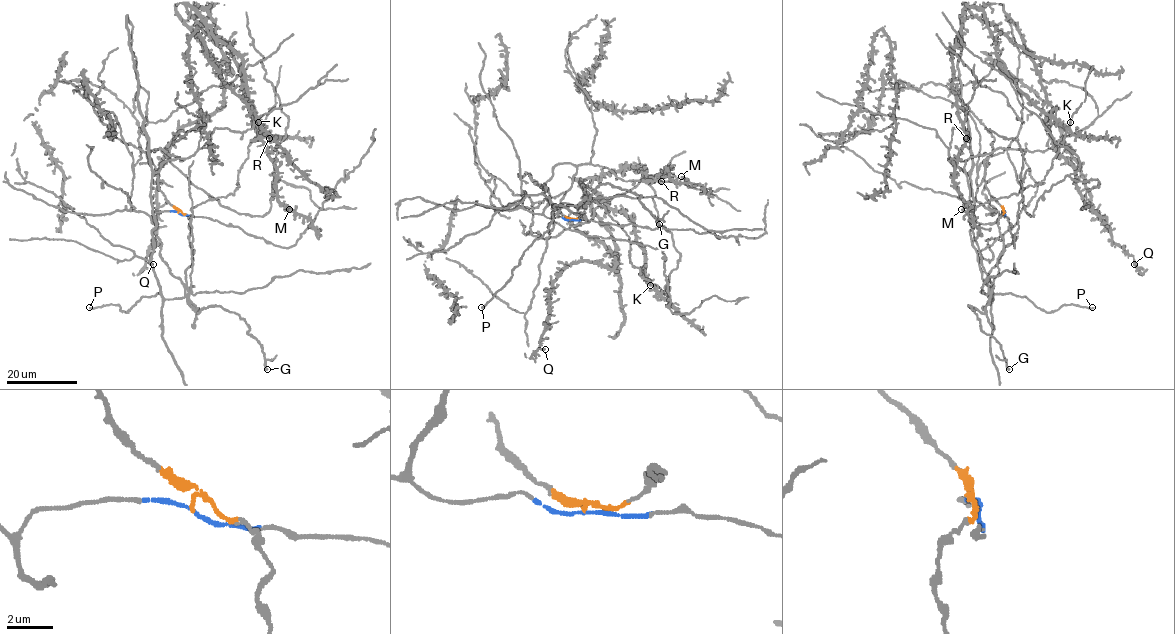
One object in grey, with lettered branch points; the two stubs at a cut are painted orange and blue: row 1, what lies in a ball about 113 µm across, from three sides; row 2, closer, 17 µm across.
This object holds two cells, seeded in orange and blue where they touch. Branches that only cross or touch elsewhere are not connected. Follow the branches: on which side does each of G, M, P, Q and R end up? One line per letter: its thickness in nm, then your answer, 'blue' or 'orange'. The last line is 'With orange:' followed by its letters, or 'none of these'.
G: 260 nm | orange
M: 440 nm | blue
P: 200 nm | blue
Q: 340 nm | blue
R: 220 nm | blue
With orange: G

